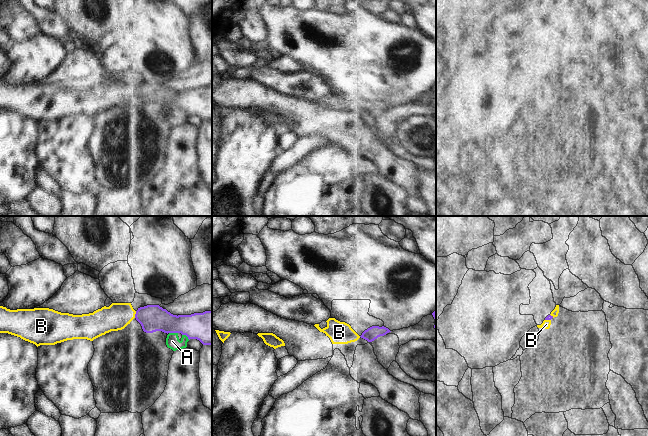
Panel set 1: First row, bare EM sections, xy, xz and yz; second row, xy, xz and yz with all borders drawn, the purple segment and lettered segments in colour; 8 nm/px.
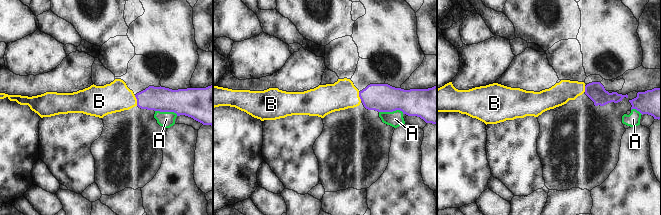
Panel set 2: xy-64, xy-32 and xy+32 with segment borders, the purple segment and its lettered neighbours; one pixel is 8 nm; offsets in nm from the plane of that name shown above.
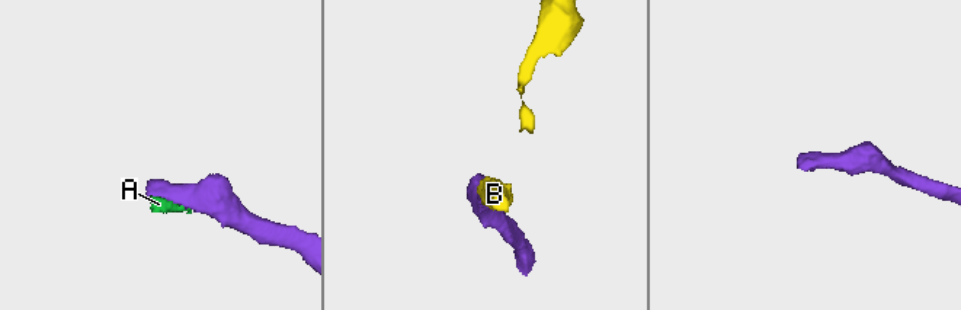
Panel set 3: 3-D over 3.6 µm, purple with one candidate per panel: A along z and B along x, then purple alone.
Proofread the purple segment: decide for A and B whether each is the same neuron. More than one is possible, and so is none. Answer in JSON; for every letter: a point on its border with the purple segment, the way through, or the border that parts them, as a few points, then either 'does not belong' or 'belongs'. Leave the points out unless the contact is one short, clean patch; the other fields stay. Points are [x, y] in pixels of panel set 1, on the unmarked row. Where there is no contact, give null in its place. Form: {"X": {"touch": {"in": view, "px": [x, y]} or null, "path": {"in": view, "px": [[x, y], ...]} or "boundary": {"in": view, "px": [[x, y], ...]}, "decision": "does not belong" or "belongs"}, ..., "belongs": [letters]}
{"A": {"touch": {"in": "xy", "px": [173, 108]}, "boundary": {"in": "xy", "px": [[169, 108], [177, 109]]}, "decision": "does not belong"}, "B": {"touch": {"in": "xy", "px": [135, 90]}, "path": {"in": "xy", "px": [[152, 94], [135, 90], [120, 90], [117, 92]]}, "decision": "belongs"}, "belongs": ["B"]}

